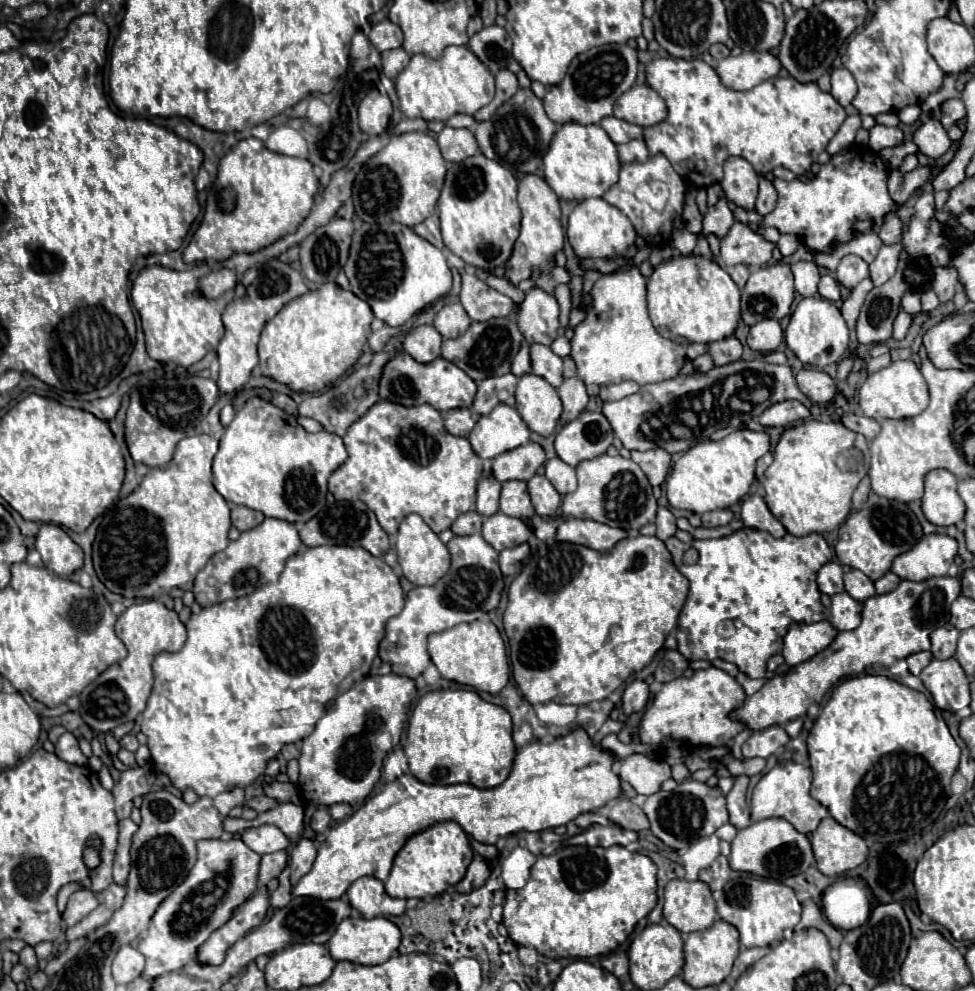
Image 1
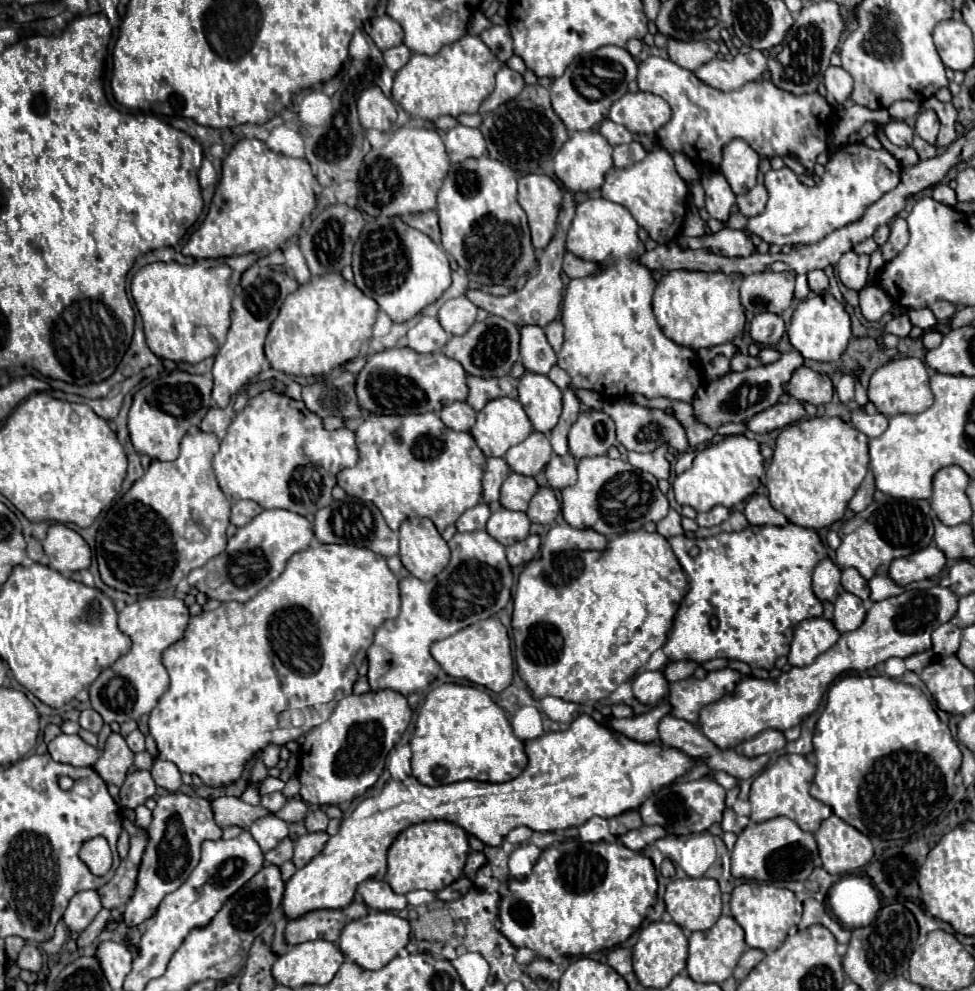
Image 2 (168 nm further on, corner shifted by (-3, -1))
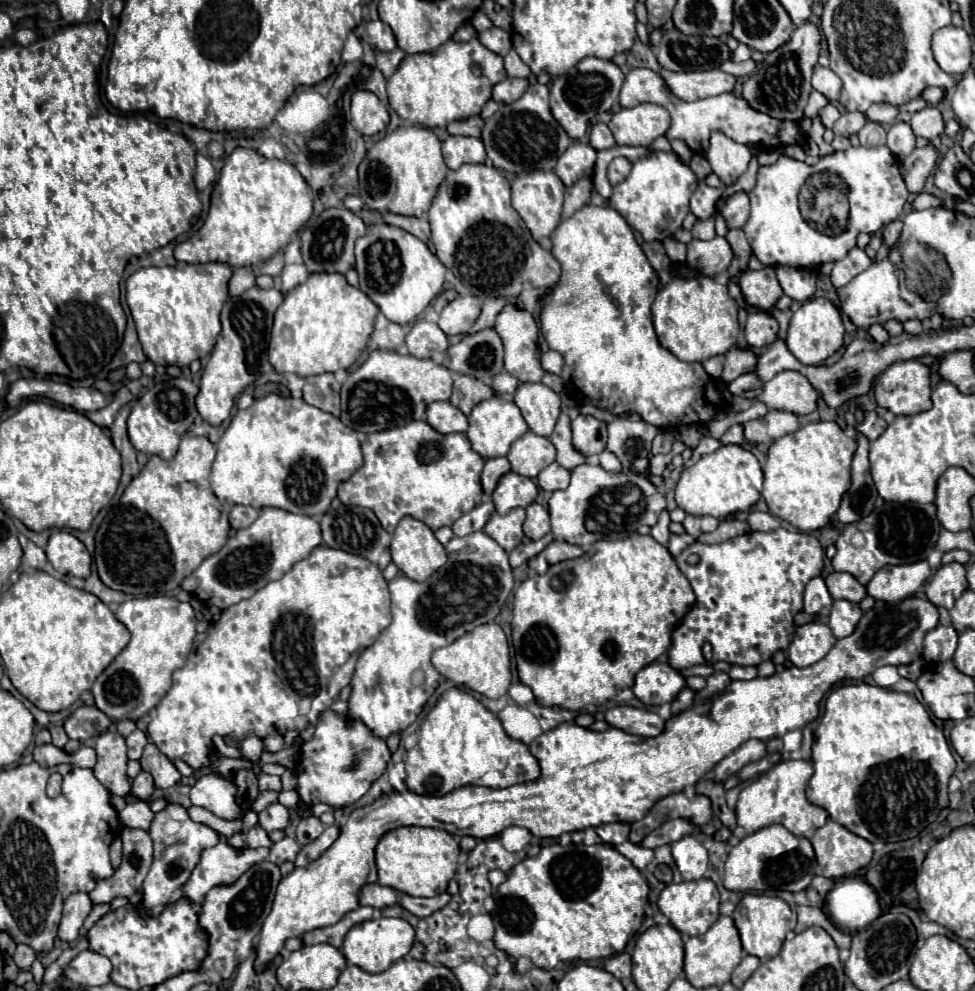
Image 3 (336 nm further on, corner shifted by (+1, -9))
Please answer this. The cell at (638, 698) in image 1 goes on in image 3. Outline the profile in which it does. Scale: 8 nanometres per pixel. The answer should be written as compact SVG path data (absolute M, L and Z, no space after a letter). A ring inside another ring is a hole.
M660 659L638 671L632 691L644 705L662 705L674 701L684 687L686 681L680 671Z

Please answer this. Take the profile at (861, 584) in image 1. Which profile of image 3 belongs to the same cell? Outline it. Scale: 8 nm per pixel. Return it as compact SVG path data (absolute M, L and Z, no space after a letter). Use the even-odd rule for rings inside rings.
M830 573L824 581L832 599L846 599L852 603L860 603L866 597L866 587L858 583L850 573Z

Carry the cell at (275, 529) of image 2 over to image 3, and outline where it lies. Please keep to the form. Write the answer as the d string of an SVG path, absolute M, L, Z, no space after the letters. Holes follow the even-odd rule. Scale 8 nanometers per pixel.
M264 507L250 527L240 529L218 553L206 557L200 567L182 581L182 589L196 595L206 605L226 609L252 597L266 583L280 579L294 563L306 559L318 545L322 545L322 533L316 517Z

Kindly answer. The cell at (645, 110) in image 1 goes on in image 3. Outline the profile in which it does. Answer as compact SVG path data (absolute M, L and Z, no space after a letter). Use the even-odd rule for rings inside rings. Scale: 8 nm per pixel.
M642 103L632 109L620 109L608 123L618 145L646 147L670 127L670 115L664 107Z

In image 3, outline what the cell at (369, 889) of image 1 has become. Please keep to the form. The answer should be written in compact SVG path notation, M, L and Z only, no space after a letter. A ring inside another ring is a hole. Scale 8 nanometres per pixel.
M368 883L360 891L360 905L384 909L394 903L396 903L396 891L392 887L384 887L380 883Z

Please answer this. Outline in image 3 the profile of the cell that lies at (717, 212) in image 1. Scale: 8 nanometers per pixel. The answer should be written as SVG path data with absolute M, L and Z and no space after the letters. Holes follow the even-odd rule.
M698 183L696 191L690 197L690 211L698 219L710 219L716 211L716 201L720 193L722 189L714 189L714 187L708 187L706 183Z

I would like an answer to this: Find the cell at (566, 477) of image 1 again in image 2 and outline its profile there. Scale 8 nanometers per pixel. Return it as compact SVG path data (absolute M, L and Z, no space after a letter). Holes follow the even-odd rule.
M552 455L546 465L546 479L552 489L564 489L576 483L576 459L572 455Z

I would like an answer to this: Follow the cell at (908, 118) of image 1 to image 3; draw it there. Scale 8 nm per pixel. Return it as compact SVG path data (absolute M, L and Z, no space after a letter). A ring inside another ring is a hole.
M876 103L868 109L866 115L870 121L876 121L876 123L892 123L898 115L898 109L894 105L888 105L888 103Z

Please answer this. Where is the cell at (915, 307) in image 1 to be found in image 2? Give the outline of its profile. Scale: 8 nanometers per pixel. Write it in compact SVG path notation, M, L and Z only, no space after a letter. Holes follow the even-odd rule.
M910 309L908 315L912 319L912 325L920 327L924 331L928 331L928 329L932 329L936 325L936 317L934 317L934 313L930 309Z

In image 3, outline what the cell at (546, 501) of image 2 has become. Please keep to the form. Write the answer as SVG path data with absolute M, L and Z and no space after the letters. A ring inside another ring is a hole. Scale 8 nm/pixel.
M532 503L526 507L526 521L524 521L524 535L528 539L542 539L546 533L550 533L550 515L548 509Z

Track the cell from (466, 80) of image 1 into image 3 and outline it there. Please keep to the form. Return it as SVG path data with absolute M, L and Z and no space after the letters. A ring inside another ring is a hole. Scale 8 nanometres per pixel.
M472 37L466 43L446 41L434 53L406 55L398 71L388 79L386 91L390 107L402 119L432 129L478 115L484 103L492 97L492 87L504 77L502 57L486 49L478 37Z

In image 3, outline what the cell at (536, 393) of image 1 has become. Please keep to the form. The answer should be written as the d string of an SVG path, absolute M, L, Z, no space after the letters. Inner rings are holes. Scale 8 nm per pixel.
M520 383L514 393L524 421L536 435L548 437L560 415L560 397L544 383Z

